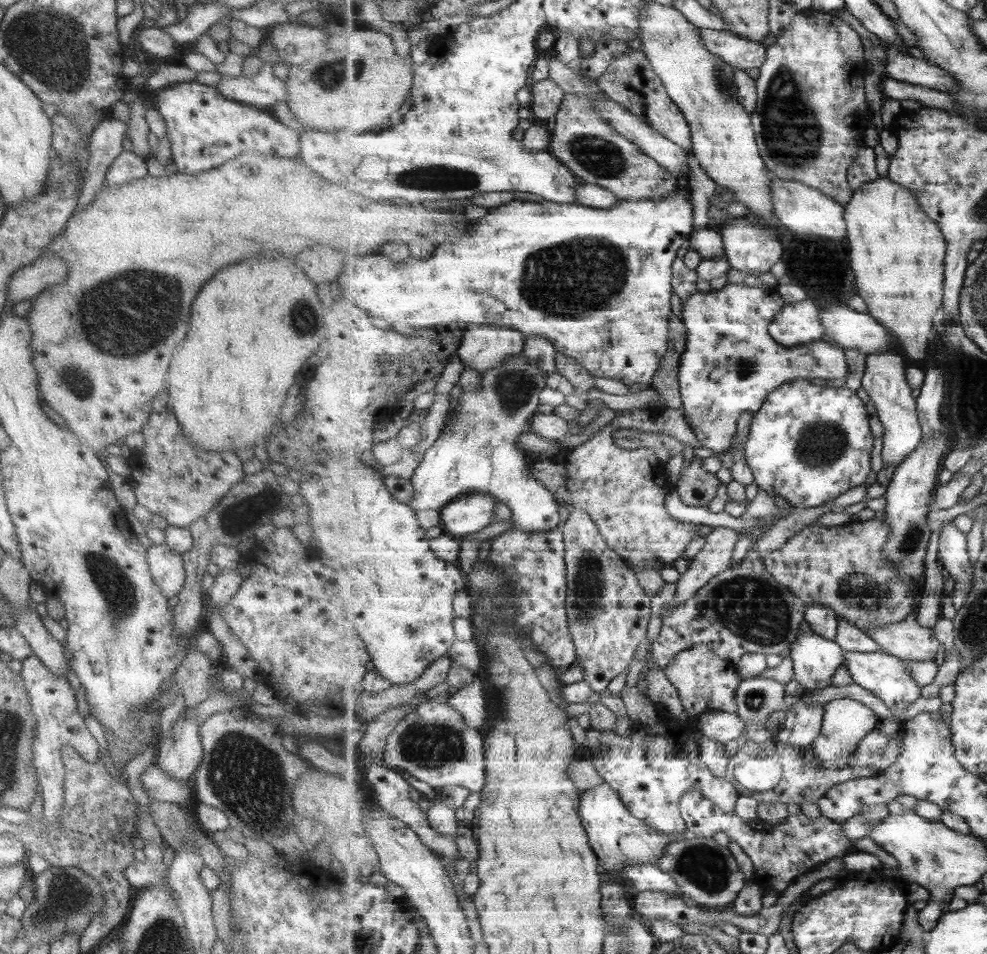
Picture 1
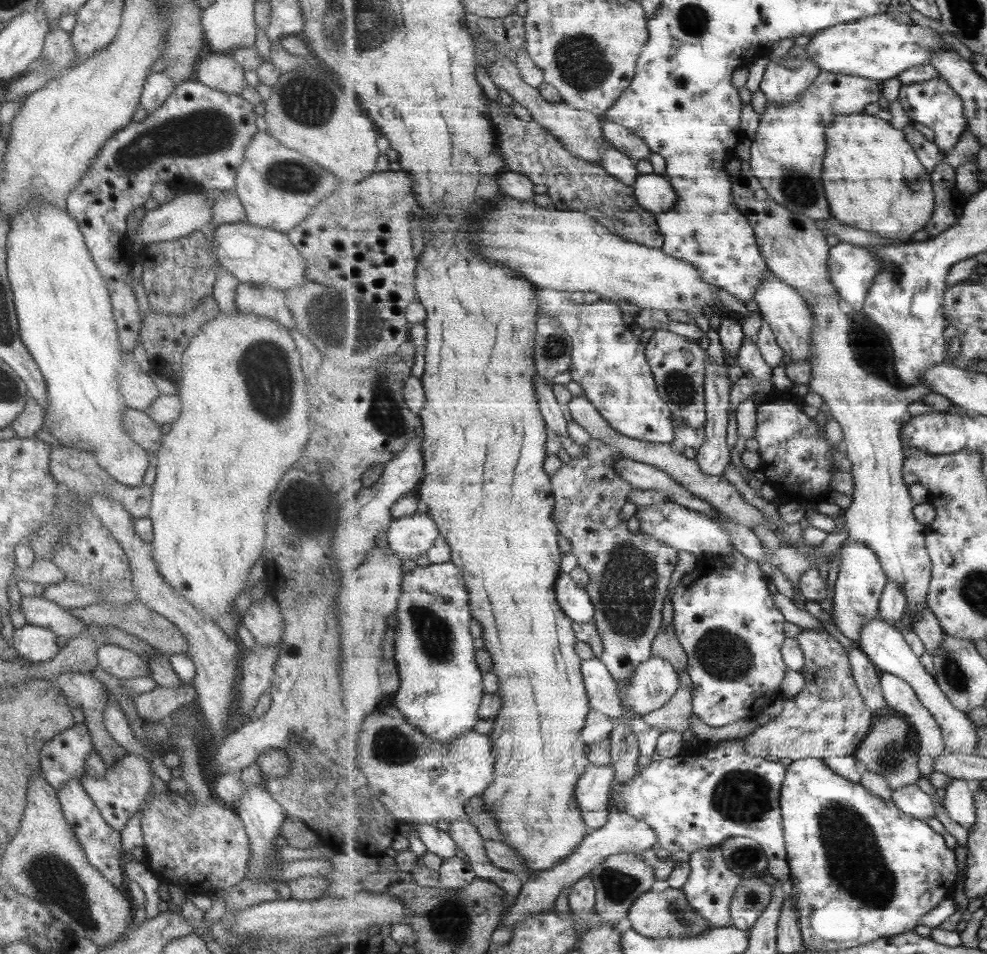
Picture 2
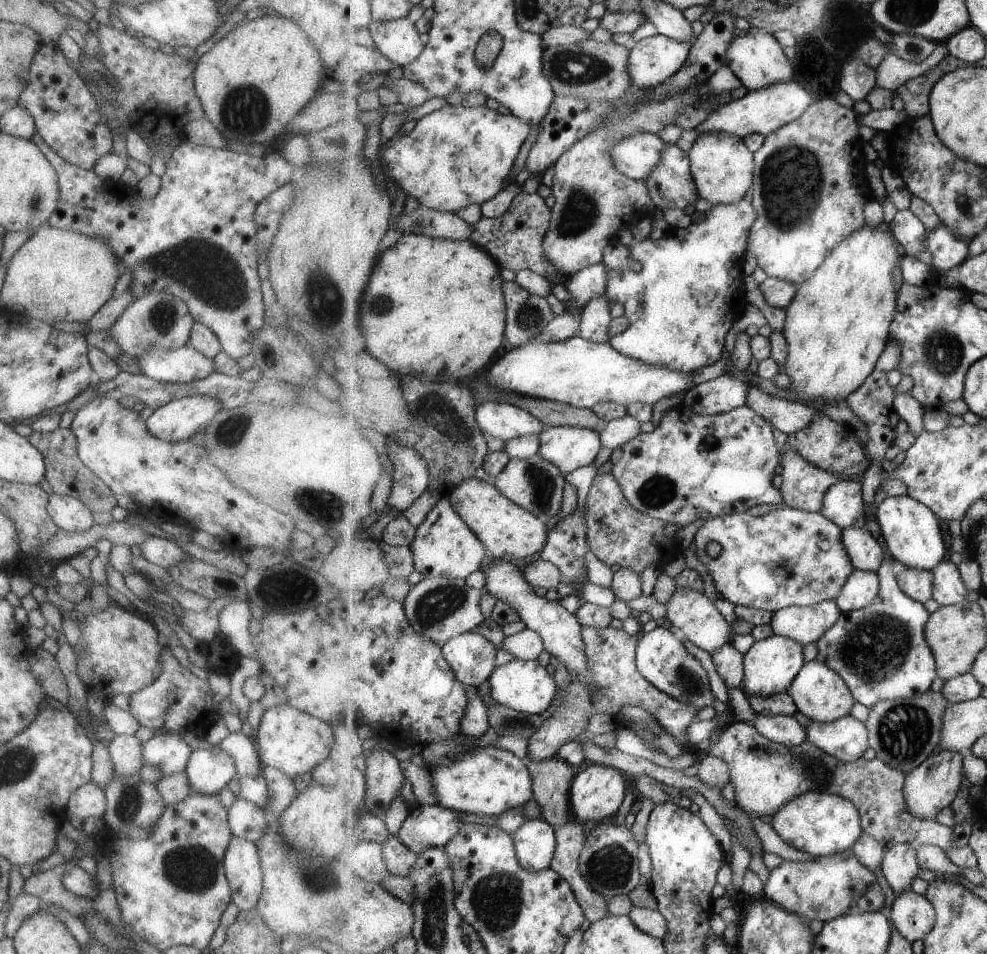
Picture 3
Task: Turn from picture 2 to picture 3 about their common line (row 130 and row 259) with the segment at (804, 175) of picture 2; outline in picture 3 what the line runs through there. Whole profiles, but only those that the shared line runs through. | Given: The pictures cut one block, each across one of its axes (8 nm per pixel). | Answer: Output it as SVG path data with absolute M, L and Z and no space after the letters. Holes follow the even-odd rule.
M821 96L795 120L768 134L755 153L751 195L758 215L752 226L748 250L767 276L803 285L841 242L866 223L865 205L871 195L866 188L868 161L859 126L859 114L853 108L841 106L834 98Z

